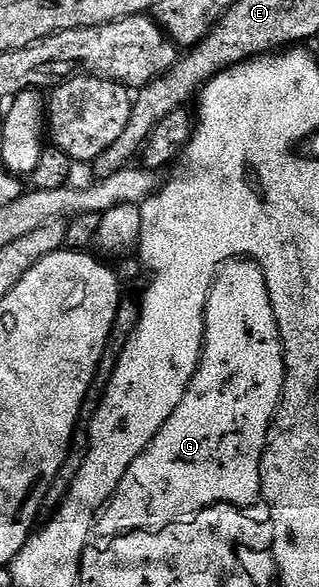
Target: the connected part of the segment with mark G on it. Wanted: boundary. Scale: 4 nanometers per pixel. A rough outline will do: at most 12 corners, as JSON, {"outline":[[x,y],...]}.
{"outline":[[261,267],[216,269],[177,416],[101,532],[257,502],[285,347]]}

